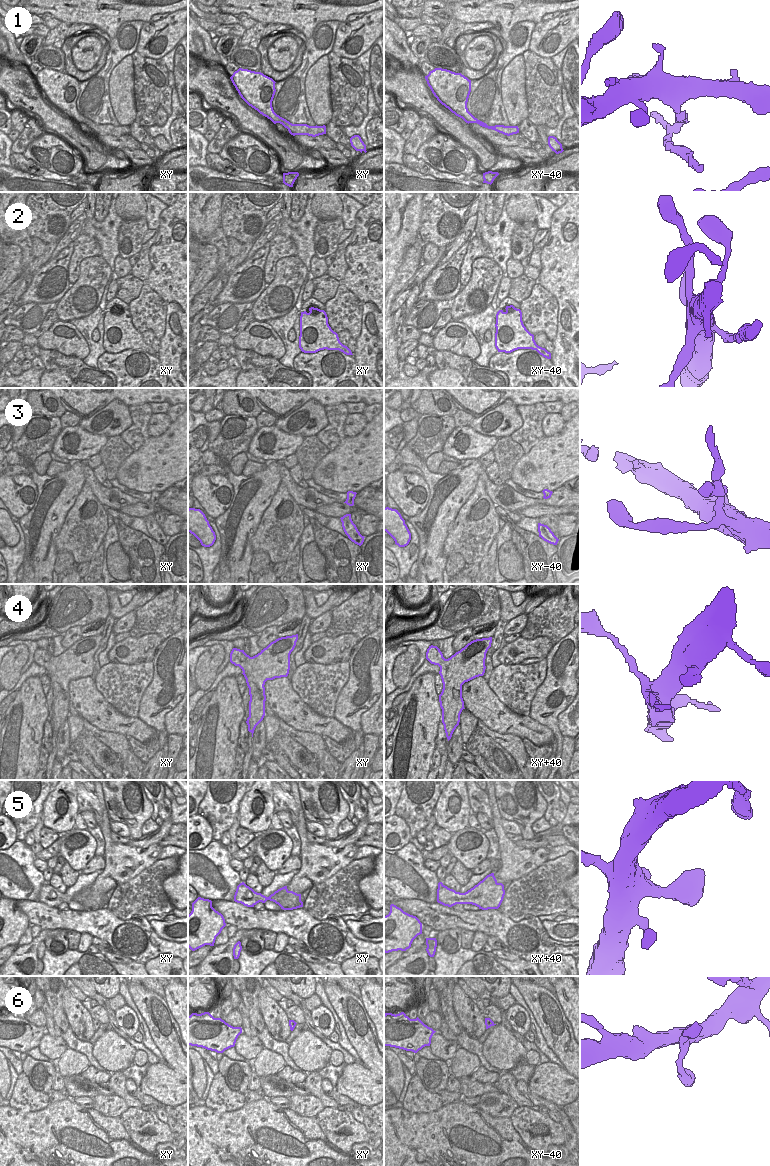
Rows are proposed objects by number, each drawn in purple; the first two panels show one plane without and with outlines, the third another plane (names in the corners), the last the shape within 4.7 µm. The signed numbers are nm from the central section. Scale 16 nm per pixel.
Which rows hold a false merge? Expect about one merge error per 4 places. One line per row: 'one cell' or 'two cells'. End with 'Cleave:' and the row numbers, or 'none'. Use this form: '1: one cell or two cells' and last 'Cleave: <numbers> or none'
1: two cells
2: one cell
3: two cells
4: two cells
5: one cell
6: one cell
Cleave: 1, 3, 4

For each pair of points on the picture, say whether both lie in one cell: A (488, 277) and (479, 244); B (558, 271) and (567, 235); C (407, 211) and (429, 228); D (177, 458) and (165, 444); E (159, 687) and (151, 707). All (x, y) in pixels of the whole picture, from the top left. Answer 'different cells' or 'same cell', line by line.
A: different cells
B: same cell
C: different cells
D: same cell
E: same cell

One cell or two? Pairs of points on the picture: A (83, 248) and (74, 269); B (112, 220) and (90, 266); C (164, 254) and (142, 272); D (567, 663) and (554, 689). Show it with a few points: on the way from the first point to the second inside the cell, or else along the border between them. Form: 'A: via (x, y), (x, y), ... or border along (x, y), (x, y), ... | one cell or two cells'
A: via (79, 253), (74, 264) | one cell
B: border along (100, 255), (112, 272) | two cells
C: border along (150, 249), (150, 271), (145, 282) | two cells
D: via (561, 669), (560, 683) | one cell

